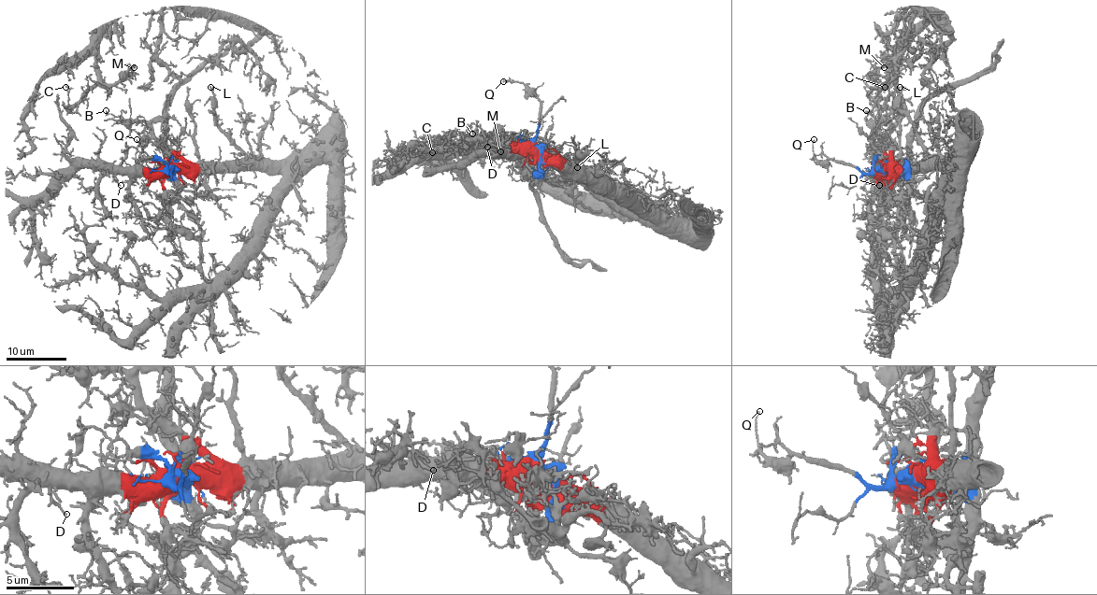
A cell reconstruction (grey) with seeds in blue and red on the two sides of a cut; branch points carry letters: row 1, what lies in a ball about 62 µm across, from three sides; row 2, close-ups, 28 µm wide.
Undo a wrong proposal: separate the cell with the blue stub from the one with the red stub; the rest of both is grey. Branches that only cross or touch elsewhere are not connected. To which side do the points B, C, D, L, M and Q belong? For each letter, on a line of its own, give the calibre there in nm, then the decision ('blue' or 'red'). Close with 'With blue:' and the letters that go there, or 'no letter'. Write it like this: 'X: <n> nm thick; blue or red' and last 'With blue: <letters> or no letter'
B: 200 nm thick; red
C: 100 nm thick; red
D: 120 nm thick; red
L: 160 nm thick; red
M: 160 nm thick; red
Q: 120 nm thick; blue
With blue: Q

